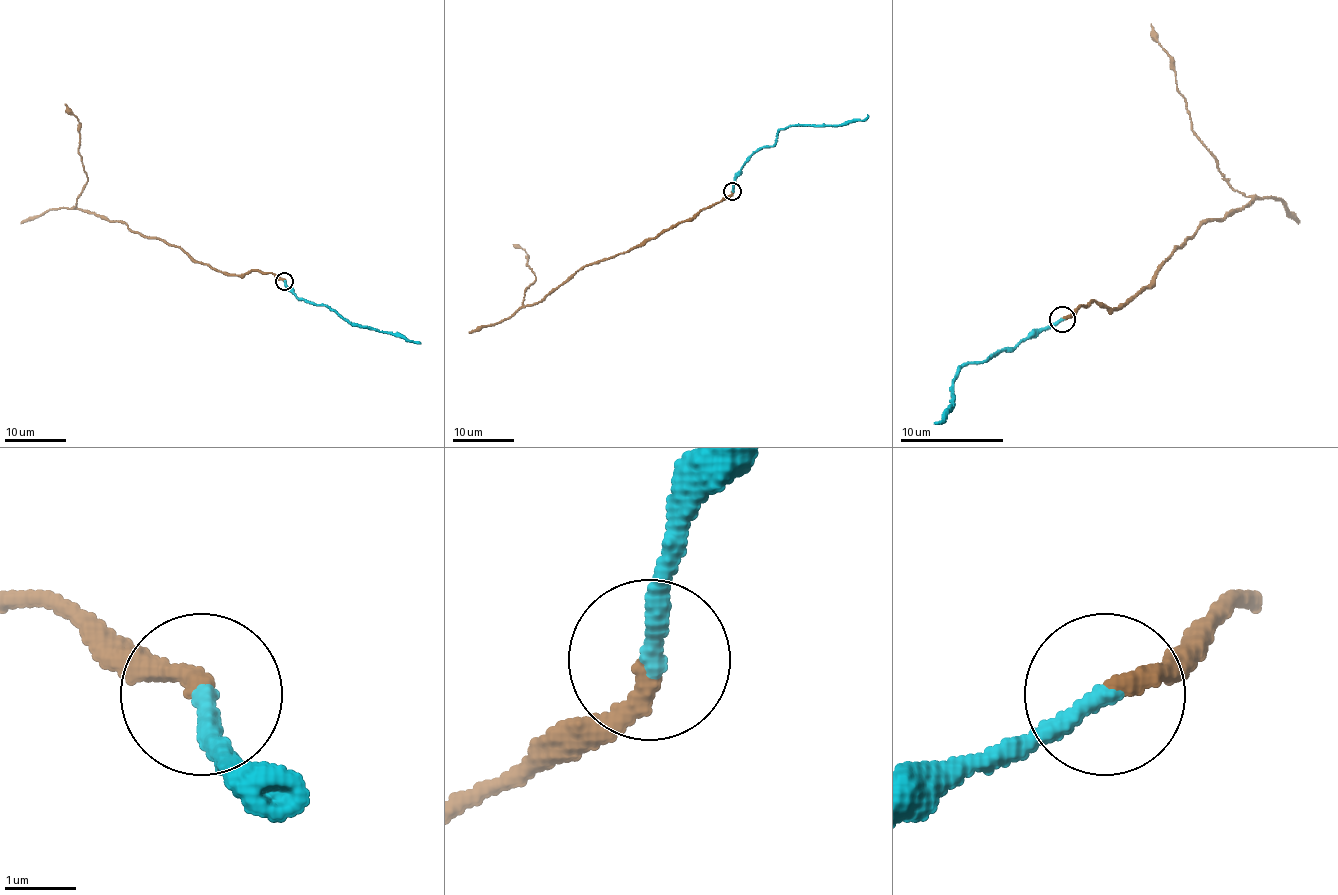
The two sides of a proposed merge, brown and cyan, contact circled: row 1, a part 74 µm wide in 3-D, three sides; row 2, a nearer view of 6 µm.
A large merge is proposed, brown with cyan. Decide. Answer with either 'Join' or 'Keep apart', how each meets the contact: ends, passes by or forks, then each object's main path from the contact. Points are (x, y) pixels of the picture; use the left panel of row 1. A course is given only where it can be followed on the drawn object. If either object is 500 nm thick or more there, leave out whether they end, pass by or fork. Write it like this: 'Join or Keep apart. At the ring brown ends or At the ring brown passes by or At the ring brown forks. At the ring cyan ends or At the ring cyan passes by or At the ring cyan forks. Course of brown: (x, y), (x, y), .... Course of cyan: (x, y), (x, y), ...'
Join. At the ring brown ends. At the ring cyan ends. Course of brown: (285, 281), (257, 270), (229, 275), (74, 207), (87, 174), (79, 120), (65, 103). Course of cyan: (285, 281), (299, 298), (325, 304), (353, 323), (419, 343)

